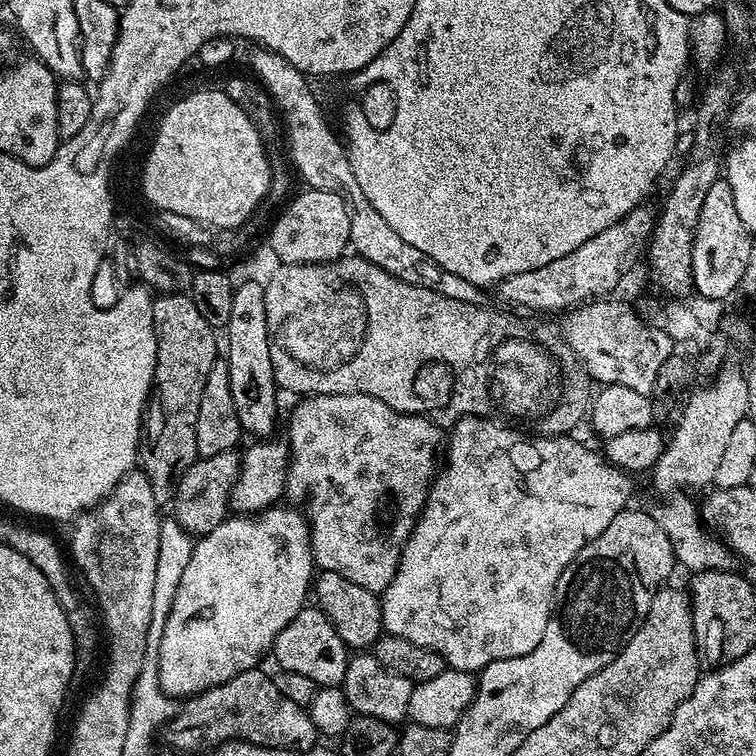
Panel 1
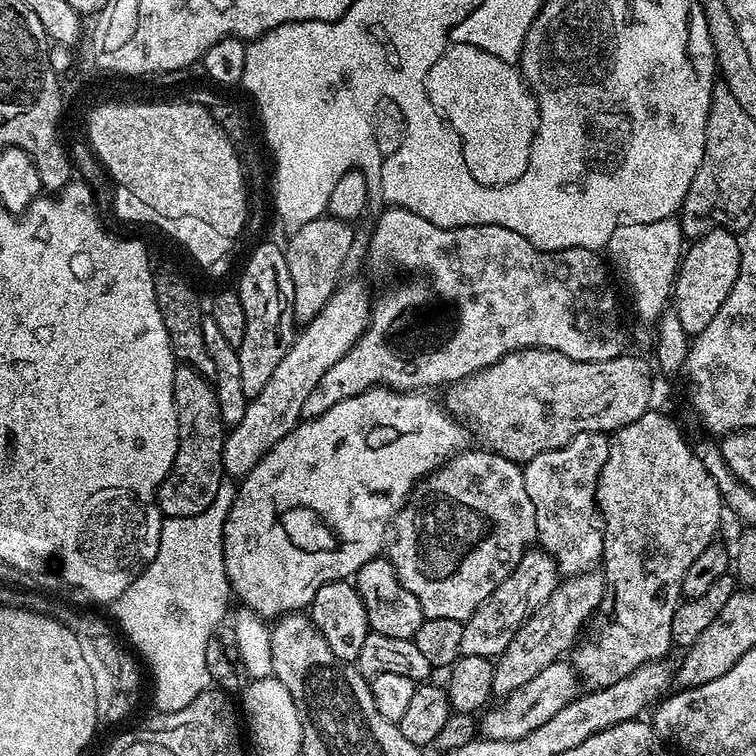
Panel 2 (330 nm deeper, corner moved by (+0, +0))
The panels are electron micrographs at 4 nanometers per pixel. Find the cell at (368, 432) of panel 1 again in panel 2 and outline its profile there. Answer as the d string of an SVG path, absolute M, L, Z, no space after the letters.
M465 450L456 453L441 468L425 476L412 489L412 493L408 495L408 501L404 503L404 507L396 513L396 519L392 521L390 539L386 544L387 559L391 560L402 586L406 586L406 590L410 590L410 594L414 594L414 598L422 602L422 610L427 618L454 618L461 622L470 619L474 610L478 610L478 606L486 602L486 598L490 598L490 594L494 594L494 590L498 590L502 582L506 582L506 578L518 566L518 562L522 562L522 558L530 551L537 539L534 502L530 502L530 494L526 494L523 467L517 461L508 460L505 456L500 456L491 450L472 451Z

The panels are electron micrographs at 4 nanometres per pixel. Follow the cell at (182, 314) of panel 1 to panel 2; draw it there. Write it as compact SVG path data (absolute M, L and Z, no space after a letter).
M187 366L177 367L174 374L174 406L178 418L178 454L156 492L156 505L164 518L190 518L202 514L218 486L225 479L224 438L226 426L218 410L218 398L213 381L198 370Z

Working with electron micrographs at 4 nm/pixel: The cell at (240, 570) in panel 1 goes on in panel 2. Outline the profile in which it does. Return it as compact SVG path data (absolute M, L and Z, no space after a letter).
M383 386L367 388L362 394L354 394L354 398L346 398L338 402L338 406L330 406L326 414L297 424L294 431L286 434L286 438L282 438L282 442L278 442L271 448L260 459L258 466L254 466L254 470L250 470L239 481L236 497L230 506L230 514L226 518L224 527L224 561L231 595L235 599L237 596L243 607L249 608L263 618L279 618L290 612L307 609L311 605L314 594L318 594L318 590L322 590L326 582L355 577L359 568L366 566L366 562L370 562L375 556L385 551L392 521L396 519L396 513L404 507L404 503L408 501L408 495L412 493L412 489L425 476L441 468L451 456L465 451L469 447L468 440L470 441L470 433L467 427L458 422L437 397L435 400L432 394L424 390L397 392L395 388Z

